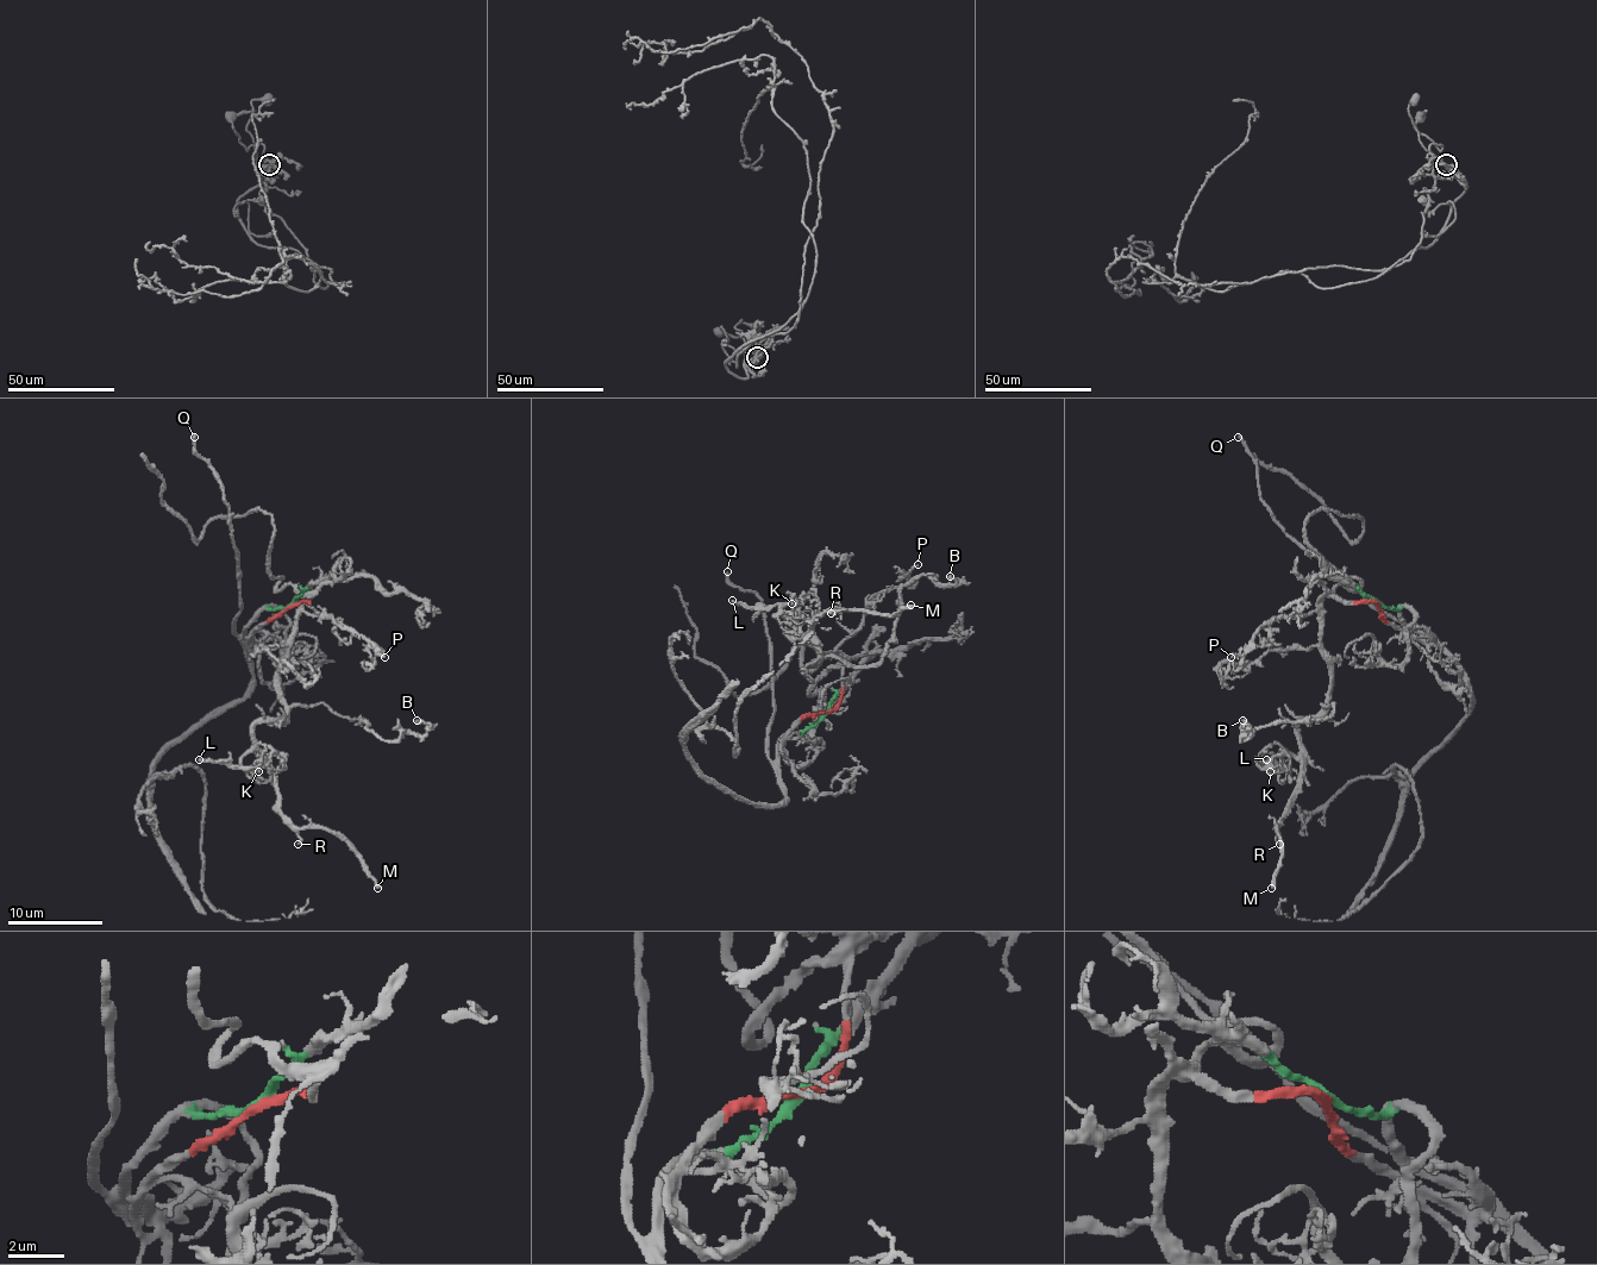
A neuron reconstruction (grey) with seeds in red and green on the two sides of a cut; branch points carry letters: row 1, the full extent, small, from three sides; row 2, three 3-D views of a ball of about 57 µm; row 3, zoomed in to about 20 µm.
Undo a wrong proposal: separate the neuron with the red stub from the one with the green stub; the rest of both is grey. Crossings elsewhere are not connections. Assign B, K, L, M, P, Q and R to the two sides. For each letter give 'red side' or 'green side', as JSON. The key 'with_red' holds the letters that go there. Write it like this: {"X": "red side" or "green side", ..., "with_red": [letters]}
{"B": "red side", "K": "red side", "L": "red side", "M": "red side", "P": "red side", "Q": "green side", "R": "red side", "with_red": ["B", "K", "L", "M", "P", "R"]}

